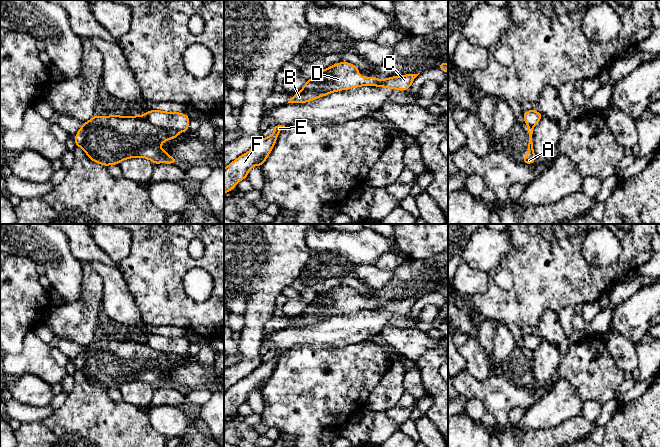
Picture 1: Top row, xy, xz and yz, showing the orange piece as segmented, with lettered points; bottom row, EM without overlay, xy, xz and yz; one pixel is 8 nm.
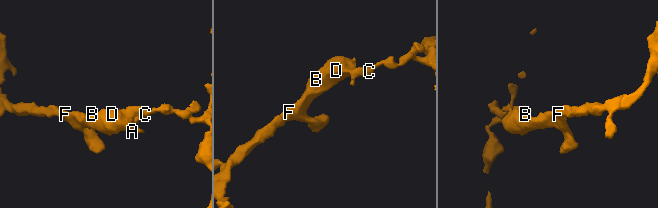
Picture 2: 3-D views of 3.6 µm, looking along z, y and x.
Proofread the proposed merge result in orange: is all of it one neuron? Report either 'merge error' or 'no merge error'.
merge error

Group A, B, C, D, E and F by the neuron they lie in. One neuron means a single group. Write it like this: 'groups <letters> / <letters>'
groups A B D E F / C

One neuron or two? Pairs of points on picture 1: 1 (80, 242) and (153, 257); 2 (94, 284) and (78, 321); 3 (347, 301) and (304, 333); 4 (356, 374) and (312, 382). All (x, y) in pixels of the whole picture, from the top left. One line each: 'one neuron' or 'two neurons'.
1: two neurons
2: one neuron
3: two neurons
4: one neuron

